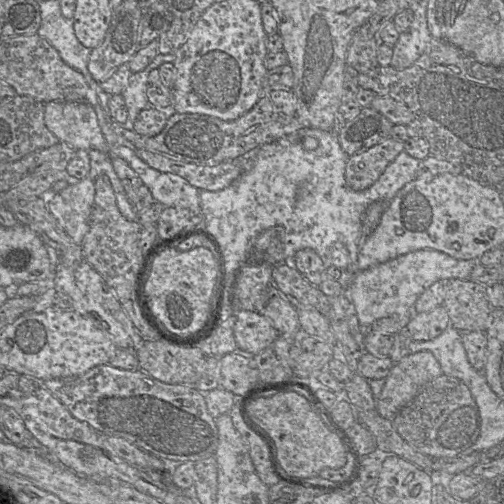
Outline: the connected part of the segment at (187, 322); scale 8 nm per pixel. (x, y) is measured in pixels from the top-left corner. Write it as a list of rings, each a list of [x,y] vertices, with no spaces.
[[[204,247],[188,251],[162,250],[153,260],[145,294],[153,314],[171,332],[196,335],[213,319],[221,290],[222,268],[215,253]]]

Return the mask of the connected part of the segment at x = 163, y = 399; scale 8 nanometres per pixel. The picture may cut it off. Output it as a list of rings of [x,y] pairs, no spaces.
[[[109,364],[76,377],[43,380],[43,385],[79,421],[102,434],[123,438],[156,457],[196,462],[216,452],[216,421],[207,409],[205,394],[194,386],[168,384],[140,369],[128,371]]]

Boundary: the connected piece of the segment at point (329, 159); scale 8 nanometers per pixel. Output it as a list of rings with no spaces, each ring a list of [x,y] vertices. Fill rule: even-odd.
[[[302,127],[299,130],[297,130],[294,134],[289,135],[287,137],[284,137],[282,139],[279,139],[277,141],[265,144],[260,147],[259,153],[256,157],[256,160],[252,167],[243,172],[241,176],[235,180],[230,186],[218,190],[218,191],[208,191],[208,190],[198,190],[196,187],[192,186],[189,182],[187,182],[184,178],[172,174],[172,173],[164,173],[161,171],[158,171],[152,167],[150,167],[144,160],[142,160],[136,153],[135,150],[127,147],[127,146],[118,146],[118,147],[110,147],[109,149],[109,154],[108,153],[103,153],[98,150],[87,150],[89,152],[89,157],[90,157],[90,172],[88,175],[88,178],[95,180],[101,175],[106,175],[113,187],[113,190],[117,193],[124,193],[124,187],[117,176],[111,162],[111,158],[117,157],[125,160],[130,167],[138,174],[138,176],[141,178],[143,181],[144,185],[146,185],[149,190],[151,191],[154,199],[156,202],[161,203],[164,206],[178,206],[182,208],[186,208],[189,211],[192,212],[193,215],[202,215],[205,220],[205,230],[208,231],[218,242],[221,252],[222,252],[222,257],[225,265],[225,271],[226,271],[226,281],[225,281],[225,290],[228,290],[230,288],[234,281],[235,277],[238,273],[238,271],[247,263],[251,263],[251,246],[255,240],[255,238],[261,234],[263,231],[275,227],[275,226],[282,226],[285,230],[285,237],[284,237],[284,246],[285,246],[285,260],[286,262],[291,262],[291,260],[294,258],[295,254],[302,250],[302,249],[312,249],[317,254],[323,259],[325,262],[325,259],[329,259],[331,264],[337,268],[339,268],[341,271],[346,271],[346,269],[341,269],[337,263],[335,262],[334,258],[334,252],[337,252],[337,248],[339,248],[337,245],[333,245],[335,242],[341,242],[349,251],[350,254],[350,271],[352,264],[354,263],[355,259],[355,246],[358,246],[361,248],[362,243],[363,243],[363,214],[366,211],[366,209],[374,202],[377,201],[390,201],[395,197],[395,195],[409,182],[413,181],[417,177],[417,169],[420,163],[420,160],[415,159],[411,157],[409,154],[407,154],[405,151],[401,152],[393,162],[391,162],[383,174],[379,177],[379,179],[368,189],[362,190],[362,191],[355,191],[351,189],[345,178],[345,173],[346,173],[346,165],[349,160],[349,156],[346,154],[346,152],[342,149],[339,139],[338,139],[338,130],[337,131],[325,131],[317,128],[305,128]],[[303,137],[314,137],[318,140],[319,144],[318,147],[315,150],[312,151],[307,151],[305,150],[302,145],[301,145],[301,139]]]

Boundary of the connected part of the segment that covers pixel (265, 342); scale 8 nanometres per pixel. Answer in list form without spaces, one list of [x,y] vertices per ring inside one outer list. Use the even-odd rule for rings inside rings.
[[[236,309],[234,336],[239,350],[258,354],[272,345],[280,336],[272,322],[253,309]]]

